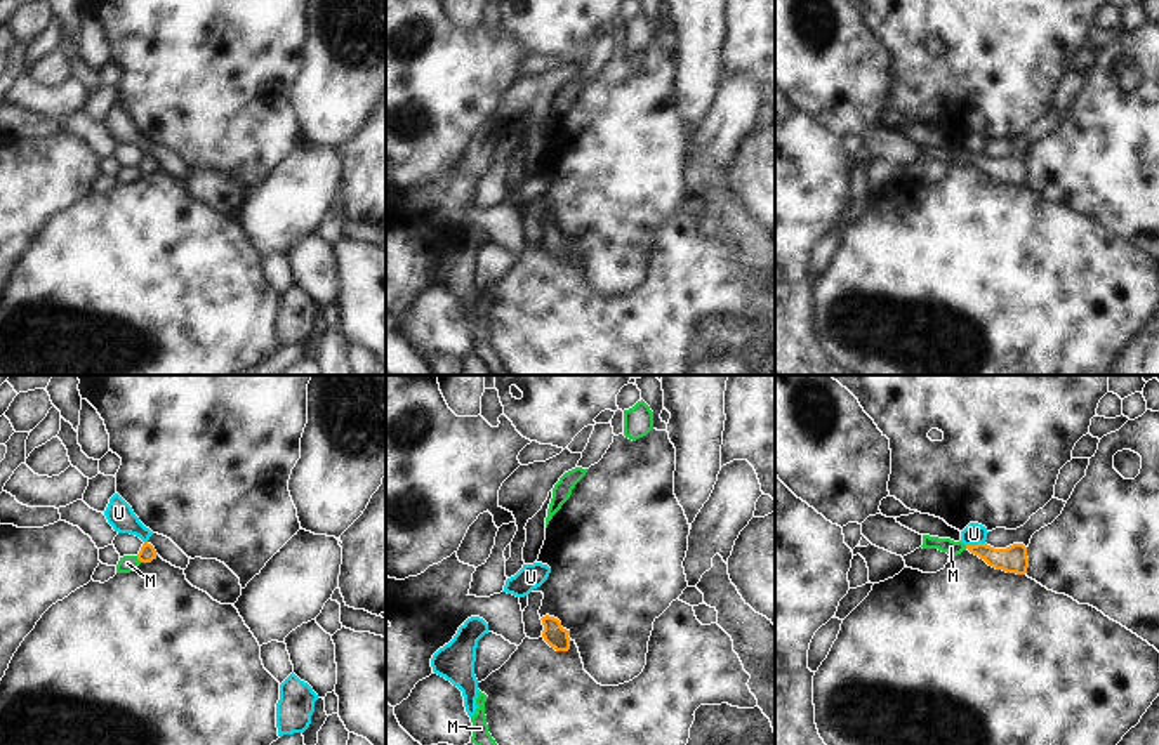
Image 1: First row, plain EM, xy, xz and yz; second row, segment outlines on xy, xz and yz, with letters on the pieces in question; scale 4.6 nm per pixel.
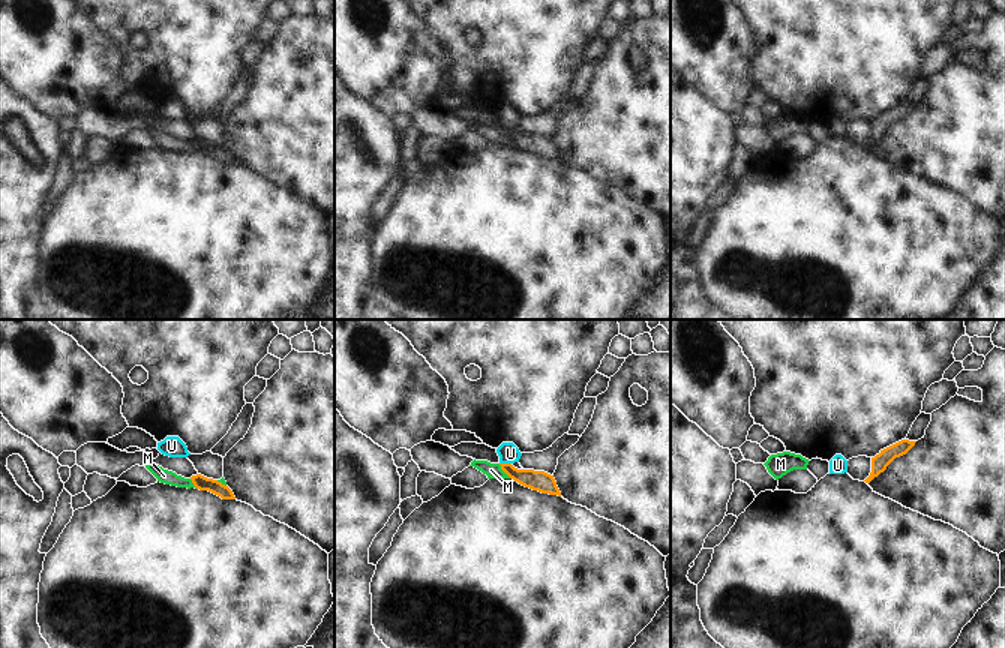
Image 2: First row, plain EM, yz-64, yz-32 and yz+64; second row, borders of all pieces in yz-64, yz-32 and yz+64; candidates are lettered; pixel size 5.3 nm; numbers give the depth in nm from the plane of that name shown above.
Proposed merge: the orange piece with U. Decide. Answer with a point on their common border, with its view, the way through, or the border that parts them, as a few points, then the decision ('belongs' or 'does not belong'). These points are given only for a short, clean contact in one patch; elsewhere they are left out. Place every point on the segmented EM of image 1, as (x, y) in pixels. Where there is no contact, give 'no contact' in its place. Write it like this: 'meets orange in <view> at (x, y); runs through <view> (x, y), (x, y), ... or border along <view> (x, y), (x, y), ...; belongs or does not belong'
meets orange in yz at (977, 544); border along yz (984, 542), (966, 546); does not belong

